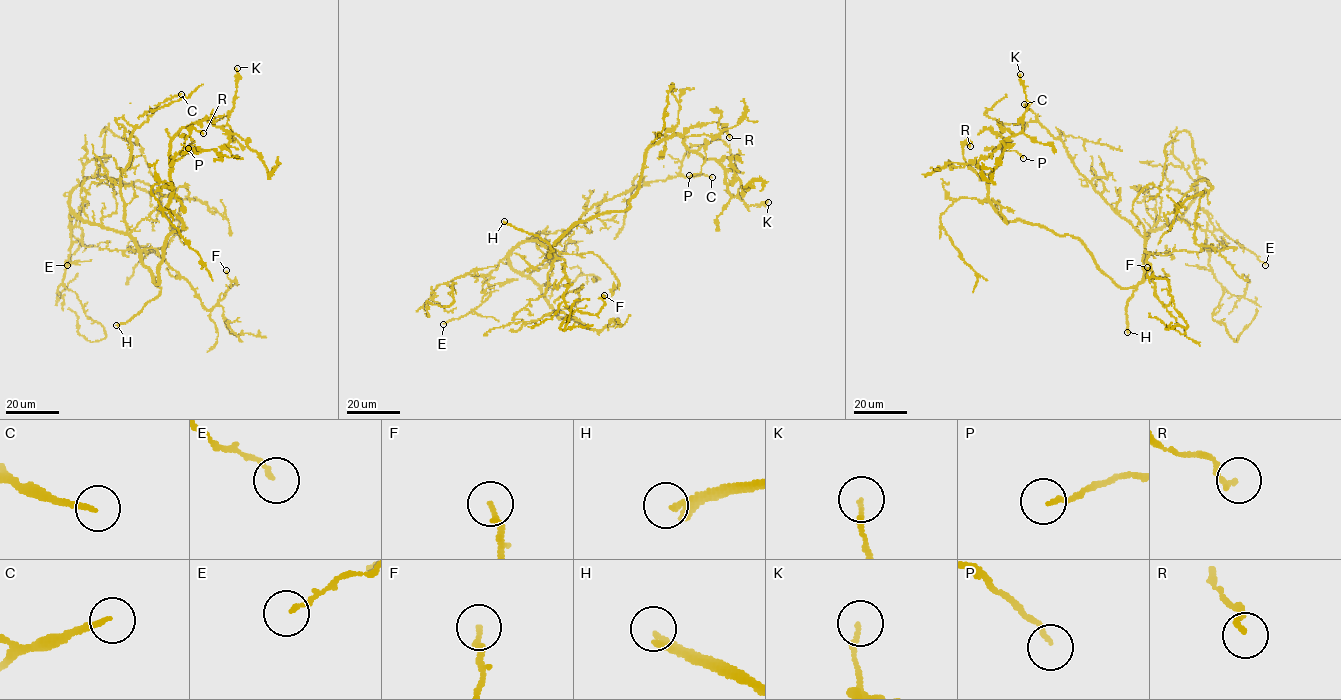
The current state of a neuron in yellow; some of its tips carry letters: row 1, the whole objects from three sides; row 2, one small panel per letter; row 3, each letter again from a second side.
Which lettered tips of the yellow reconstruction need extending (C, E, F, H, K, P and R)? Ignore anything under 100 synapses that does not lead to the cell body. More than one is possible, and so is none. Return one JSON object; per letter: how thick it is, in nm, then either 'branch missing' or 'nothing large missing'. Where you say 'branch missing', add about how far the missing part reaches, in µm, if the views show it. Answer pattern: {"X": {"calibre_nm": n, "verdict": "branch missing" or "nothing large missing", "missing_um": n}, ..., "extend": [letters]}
{"C": {"calibre_nm": 150, "verdict": "nothing large missing"}, "E": {"calibre_nm": 140, "verdict": "nothing large missing"}, "F": {"calibre_nm": 170, "verdict": "nothing large missing"}, "H": {"calibre_nm": 260, "verdict": "branch missing", "missing_um": 45}, "K": {"calibre_nm": 160, "verdict": "nothing large missing"}, "P": {"calibre_nm": 130, "verdict": "nothing large missing"}, "R": {"calibre_nm": 170, "verdict": "nothing large missing"}, "extend": ["H"]}

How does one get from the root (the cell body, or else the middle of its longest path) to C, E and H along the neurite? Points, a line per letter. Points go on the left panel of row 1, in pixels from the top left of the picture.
C: (155, 282), (127, 232), (119, 186), (131, 134), (161, 103), (181, 94)
E: (155, 282), (129, 237), (83, 222), (72, 213), (69, 225), (80, 227), (84, 234), (67, 265)
H: (155, 282), (160, 289), (158, 296), (129, 320), (116, 325)

